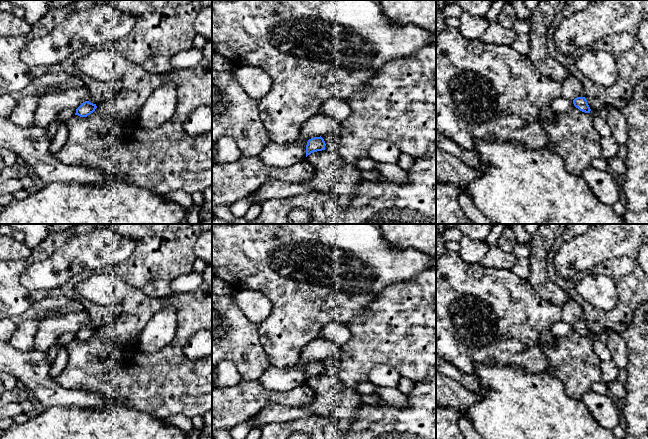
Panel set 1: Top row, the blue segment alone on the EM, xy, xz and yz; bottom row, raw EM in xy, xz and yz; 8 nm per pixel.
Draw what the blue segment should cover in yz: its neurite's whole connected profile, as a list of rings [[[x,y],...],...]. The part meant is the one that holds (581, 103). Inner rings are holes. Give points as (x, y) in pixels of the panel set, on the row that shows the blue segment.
[[[577,97],[577,98],[575,98],[573,100],[573,104],[574,104],[574,106],[576,108],[578,108],[582,112],[590,113],[590,111],[591,111],[585,97]]]

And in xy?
[[[89,101],[83,102],[77,109],[75,115],[80,117],[87,117],[95,111],[97,108],[96,104],[93,104]]]

